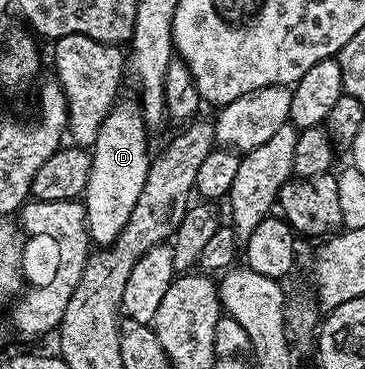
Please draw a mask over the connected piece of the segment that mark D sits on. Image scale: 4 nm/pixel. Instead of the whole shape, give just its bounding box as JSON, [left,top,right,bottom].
[82,102,151,248]

